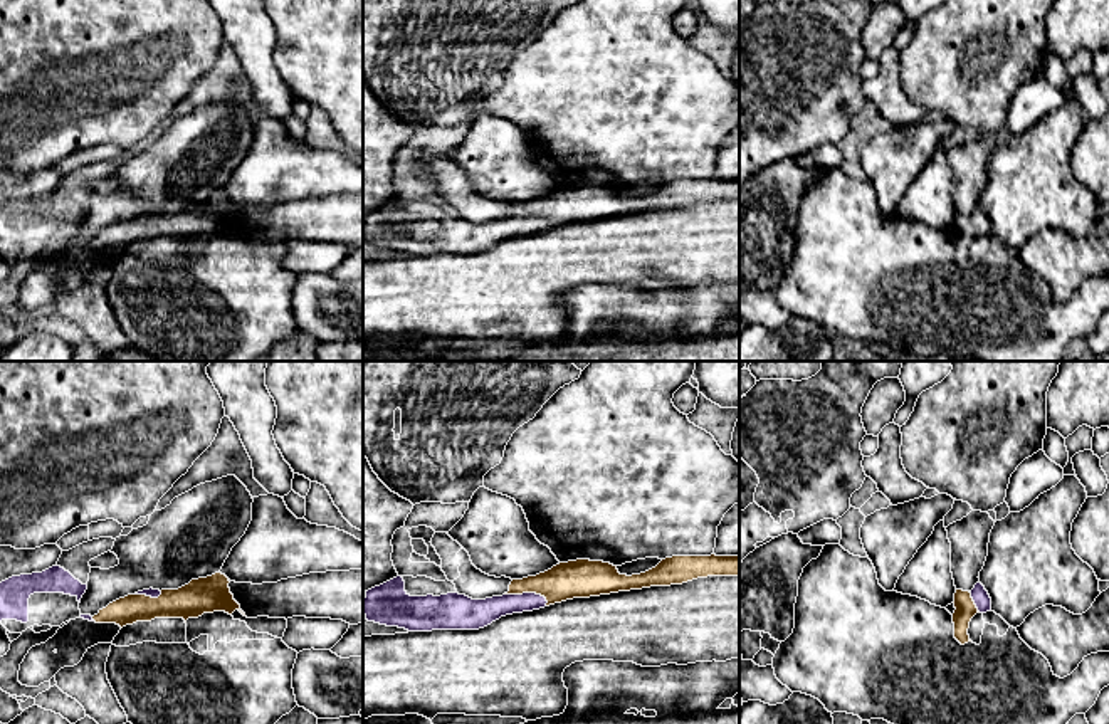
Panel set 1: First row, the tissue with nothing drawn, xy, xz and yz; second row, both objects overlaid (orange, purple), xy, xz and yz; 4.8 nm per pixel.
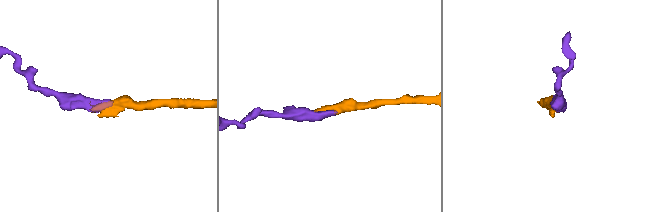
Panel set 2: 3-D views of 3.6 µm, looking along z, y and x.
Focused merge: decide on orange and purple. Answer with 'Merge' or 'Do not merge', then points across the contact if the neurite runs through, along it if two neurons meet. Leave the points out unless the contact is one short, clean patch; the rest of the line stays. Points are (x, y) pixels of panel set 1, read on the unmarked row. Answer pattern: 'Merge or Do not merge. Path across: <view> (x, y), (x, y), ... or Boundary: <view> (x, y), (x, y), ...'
Merge. Path across: xz (570, 204), (538, 215), (526, 215), (506, 229), (479, 237)

